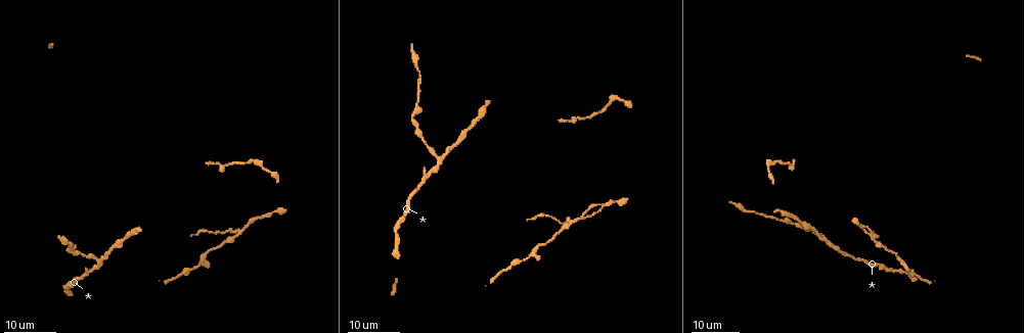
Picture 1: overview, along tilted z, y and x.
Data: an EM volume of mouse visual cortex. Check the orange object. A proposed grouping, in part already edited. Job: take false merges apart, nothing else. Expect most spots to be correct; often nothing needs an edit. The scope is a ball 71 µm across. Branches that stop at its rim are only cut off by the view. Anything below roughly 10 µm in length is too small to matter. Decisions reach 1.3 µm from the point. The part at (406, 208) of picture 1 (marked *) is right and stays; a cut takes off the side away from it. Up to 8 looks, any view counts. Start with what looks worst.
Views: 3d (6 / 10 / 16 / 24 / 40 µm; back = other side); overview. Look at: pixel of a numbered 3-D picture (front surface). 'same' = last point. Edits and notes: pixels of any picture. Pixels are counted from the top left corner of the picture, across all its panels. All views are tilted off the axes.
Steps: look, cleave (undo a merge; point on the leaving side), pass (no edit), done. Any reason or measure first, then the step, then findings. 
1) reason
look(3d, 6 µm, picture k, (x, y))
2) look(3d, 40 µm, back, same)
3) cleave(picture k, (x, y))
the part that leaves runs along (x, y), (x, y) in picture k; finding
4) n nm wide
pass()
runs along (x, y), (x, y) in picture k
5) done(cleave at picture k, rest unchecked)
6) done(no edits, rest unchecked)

four-way junction
look(3d, 16 µm, picture 1, (875, 238))

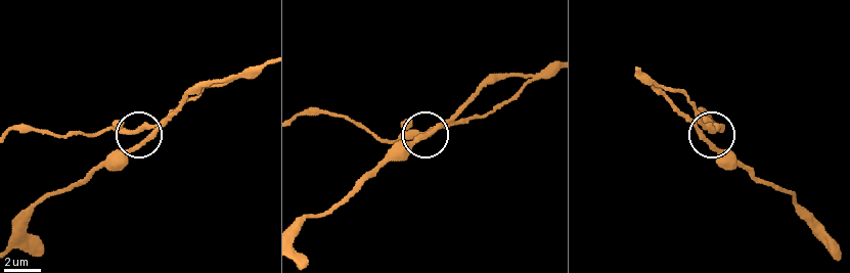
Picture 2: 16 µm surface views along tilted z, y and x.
look(3d, 10 µm, picture 2, (713, 130))

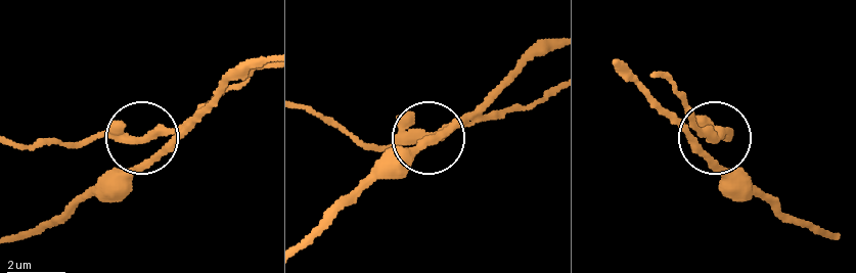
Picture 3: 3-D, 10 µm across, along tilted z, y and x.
look(3d, 6 µm, picture 3, (714, 140))

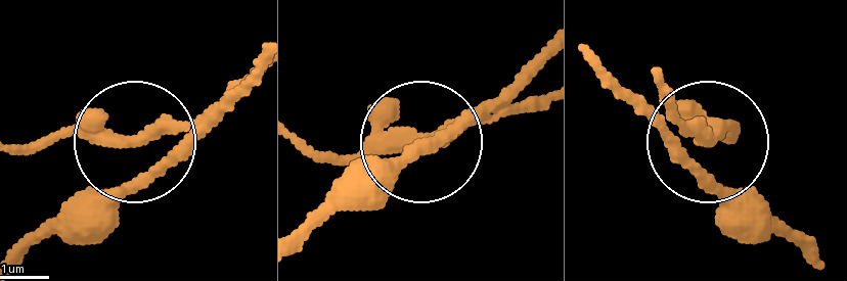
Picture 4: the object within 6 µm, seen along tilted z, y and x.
280 nm wide
pass()
continuous, no second neuron

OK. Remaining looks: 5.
calibre changes
look(3d, 16 µm, picture 1, (780, 208))

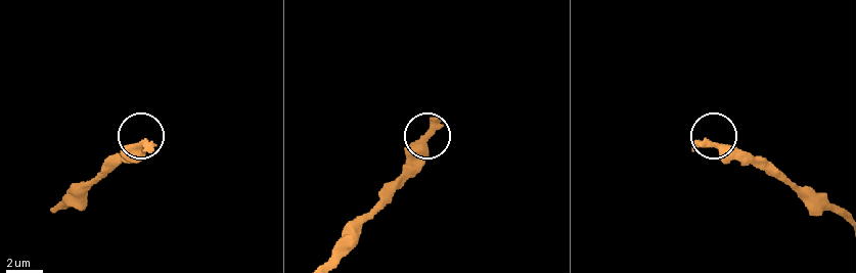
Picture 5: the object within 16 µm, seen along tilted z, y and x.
look(3d, 6 µm, picture 5, (707, 143))

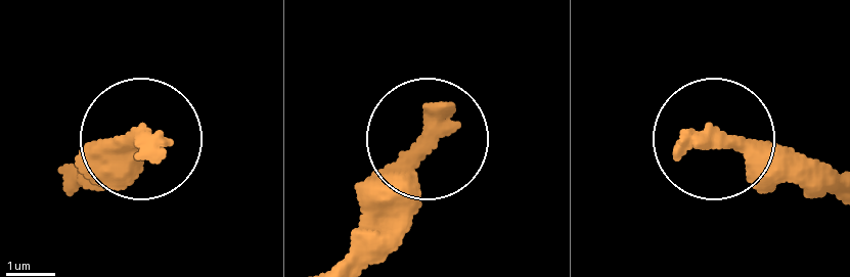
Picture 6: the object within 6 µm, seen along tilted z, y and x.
pass()
runs along (344, 251), (360, 202), (416, 141) in picture 6; all the same neuron

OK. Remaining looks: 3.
three arms meet
look(3d, 16 µm, picture 1, (439, 156))

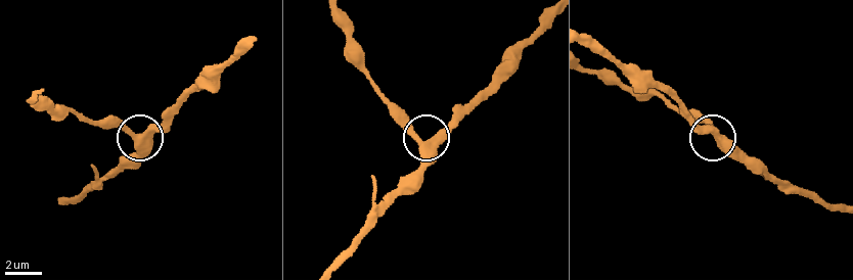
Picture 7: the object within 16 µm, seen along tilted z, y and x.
look(3d, 10 µm, picture 7, (718, 138))

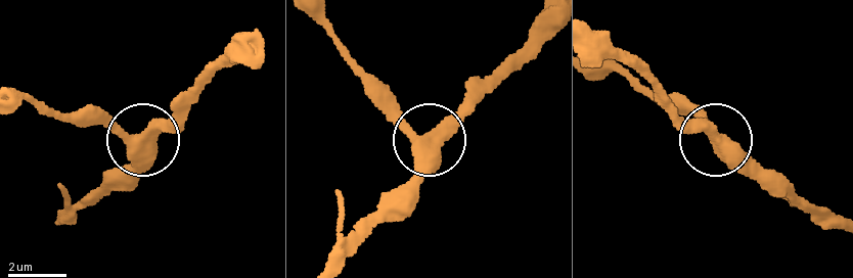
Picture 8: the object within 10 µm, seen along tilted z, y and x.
pass()
runs along (841, 228), (754, 171), (678, 96) in picture 8; continuous, no second neuron

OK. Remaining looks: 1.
done(no edits, rest unchecked)

